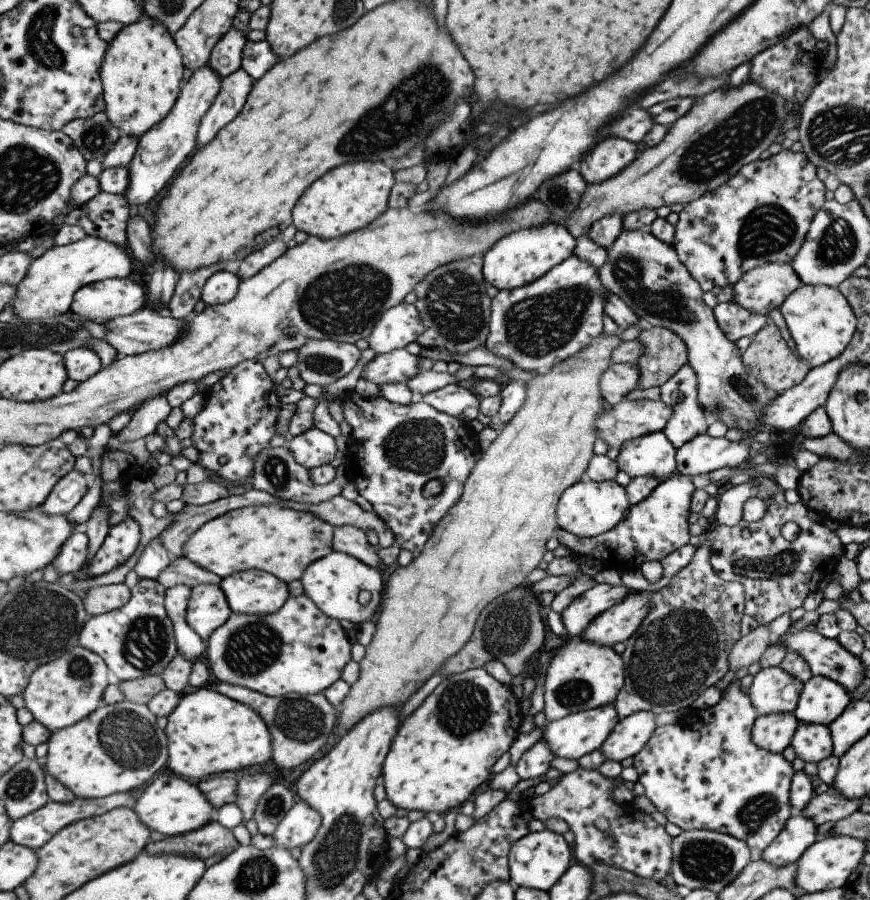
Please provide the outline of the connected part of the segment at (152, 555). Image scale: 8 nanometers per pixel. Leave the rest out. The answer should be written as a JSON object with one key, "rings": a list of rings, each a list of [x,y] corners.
{"rings":[[[157,537],[141,552],[134,570],[139,579],[158,580],[164,570],[173,562],[173,558],[166,546],[163,546],[160,538]]]}

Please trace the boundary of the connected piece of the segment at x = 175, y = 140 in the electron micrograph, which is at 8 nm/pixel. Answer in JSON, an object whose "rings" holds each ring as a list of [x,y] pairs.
{"rings":[[[209,64],[193,72],[182,88],[182,94],[175,103],[174,110],[161,123],[140,137],[137,154],[129,166],[131,182],[125,196],[130,205],[151,202],[159,192],[163,192],[163,188],[181,168],[181,164],[193,154],[198,145],[200,124],[220,93],[222,79],[223,77]]]}

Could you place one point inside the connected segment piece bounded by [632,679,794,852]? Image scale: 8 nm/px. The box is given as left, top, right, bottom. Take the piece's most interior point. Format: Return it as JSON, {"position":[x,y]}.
{"position":[704,772]}

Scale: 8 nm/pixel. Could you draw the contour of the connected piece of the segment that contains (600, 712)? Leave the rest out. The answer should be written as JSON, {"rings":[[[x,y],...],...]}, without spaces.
{"rings":[[[614,703],[606,704],[602,707],[579,711],[563,718],[545,723],[542,728],[542,736],[551,752],[555,757],[563,757],[568,759],[581,758],[584,754],[597,750],[602,742],[608,737],[611,729],[619,722]]]}

